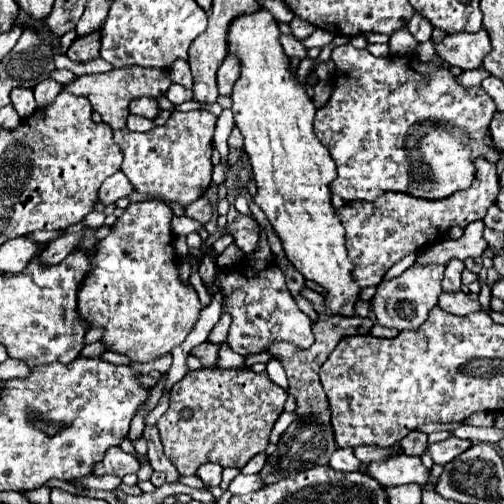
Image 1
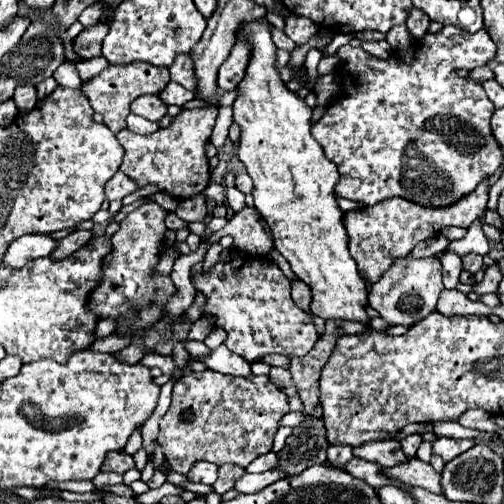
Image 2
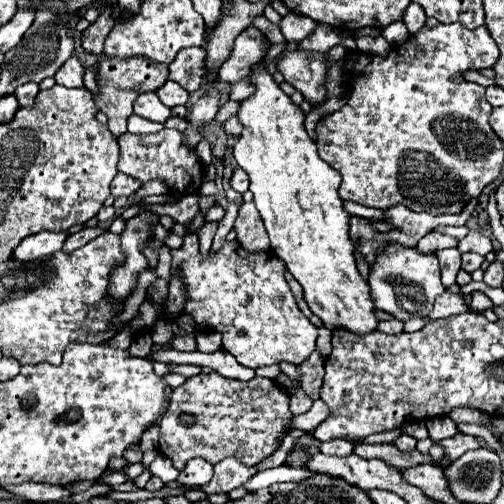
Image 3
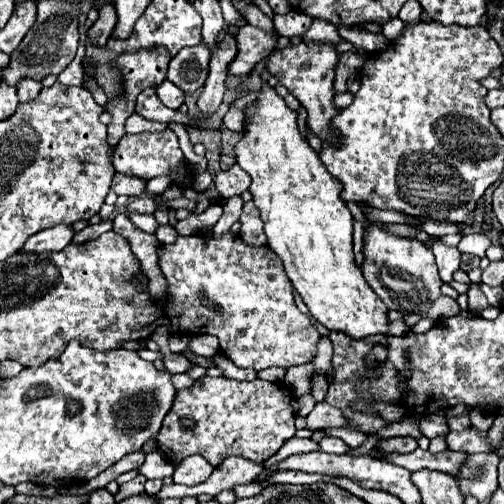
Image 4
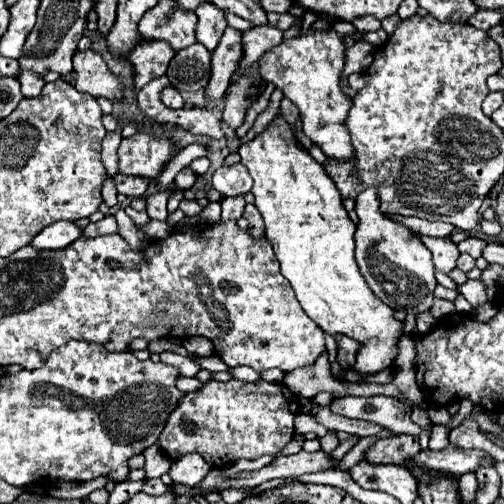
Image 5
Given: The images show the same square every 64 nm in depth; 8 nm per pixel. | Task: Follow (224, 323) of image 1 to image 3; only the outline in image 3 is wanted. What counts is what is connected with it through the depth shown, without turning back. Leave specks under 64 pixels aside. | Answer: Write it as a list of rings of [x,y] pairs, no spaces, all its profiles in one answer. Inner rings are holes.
[[[204,332],[196,336],[196,344],[200,352],[214,352],[222,346],[222,334],[220,332]]]

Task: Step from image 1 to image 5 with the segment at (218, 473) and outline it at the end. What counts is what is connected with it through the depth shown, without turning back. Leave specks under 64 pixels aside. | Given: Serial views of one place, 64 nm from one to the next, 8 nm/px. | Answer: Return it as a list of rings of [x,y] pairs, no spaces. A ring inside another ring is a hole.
[[[186,454],[180,456],[176,462],[172,462],[170,468],[170,478],[174,484],[184,484],[184,486],[196,486],[204,476],[210,472],[210,464],[198,456],[198,454]]]

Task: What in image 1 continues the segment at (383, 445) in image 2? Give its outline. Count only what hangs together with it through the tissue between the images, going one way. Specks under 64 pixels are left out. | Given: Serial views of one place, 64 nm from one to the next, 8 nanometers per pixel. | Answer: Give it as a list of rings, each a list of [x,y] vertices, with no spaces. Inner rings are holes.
[[[396,444],[396,446],[388,448],[388,450],[378,448],[378,446],[356,446],[356,448],[354,448],[354,456],[356,456],[362,464],[370,464],[370,462],[376,462],[376,460],[384,460],[384,458],[388,458],[390,452],[398,452],[398,450],[402,450],[400,444]]]

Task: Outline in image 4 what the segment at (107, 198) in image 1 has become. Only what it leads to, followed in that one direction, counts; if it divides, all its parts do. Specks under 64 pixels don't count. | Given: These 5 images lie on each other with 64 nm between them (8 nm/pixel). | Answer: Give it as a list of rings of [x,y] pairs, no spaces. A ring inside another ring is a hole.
[[[114,174],[112,180],[112,192],[116,192],[118,196],[140,196],[144,192],[146,182],[142,178],[134,178],[134,176],[126,176],[126,174]]]

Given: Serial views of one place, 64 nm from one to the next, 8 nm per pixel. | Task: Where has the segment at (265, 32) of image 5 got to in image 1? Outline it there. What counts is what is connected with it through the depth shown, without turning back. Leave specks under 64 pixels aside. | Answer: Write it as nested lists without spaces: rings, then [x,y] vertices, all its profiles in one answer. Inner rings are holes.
[[[226,56],[226,60],[222,62],[222,66],[218,68],[218,92],[222,96],[230,96],[232,94],[232,86],[240,76],[240,66],[236,62],[234,56]]]

